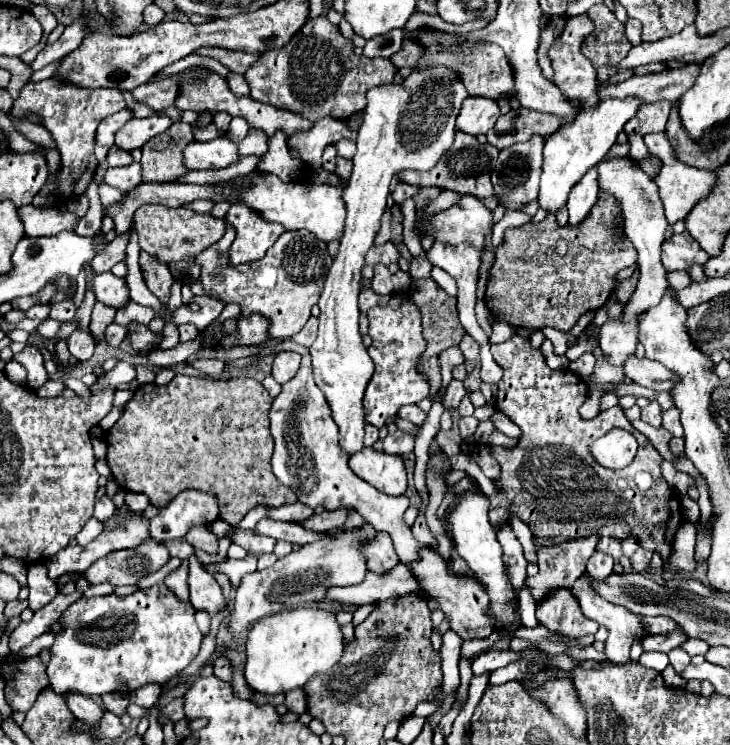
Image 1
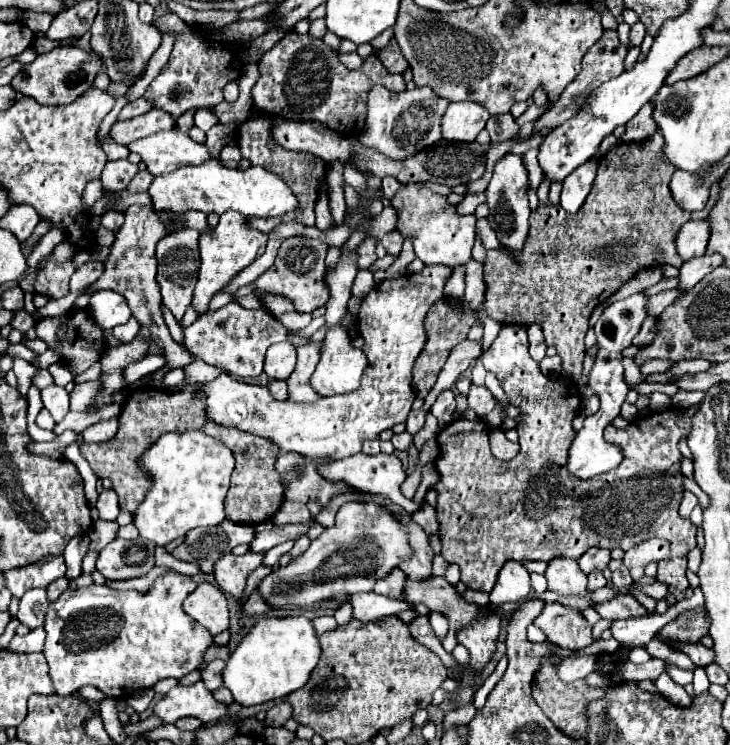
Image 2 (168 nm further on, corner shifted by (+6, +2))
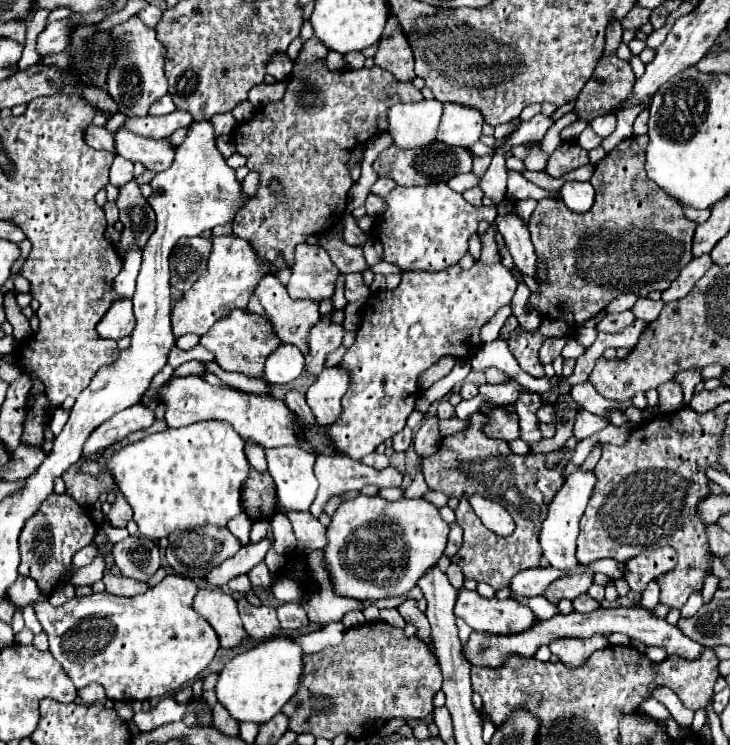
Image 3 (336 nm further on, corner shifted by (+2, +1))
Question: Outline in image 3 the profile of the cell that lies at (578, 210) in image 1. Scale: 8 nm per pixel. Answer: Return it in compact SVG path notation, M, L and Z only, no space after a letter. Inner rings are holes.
M566 181L560 189L560 195L568 209L574 213L586 213L594 203L594 187L590 185L590 181Z

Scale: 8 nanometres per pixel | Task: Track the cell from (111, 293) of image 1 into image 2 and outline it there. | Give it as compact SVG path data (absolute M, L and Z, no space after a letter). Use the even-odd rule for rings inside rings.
M112 290L94 292L90 296L88 310L102 330L112 330L114 326L126 324L132 316L132 310L128 308L126 298Z

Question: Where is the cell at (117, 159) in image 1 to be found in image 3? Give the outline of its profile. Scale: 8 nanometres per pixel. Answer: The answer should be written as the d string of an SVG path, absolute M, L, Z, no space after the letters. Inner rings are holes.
M90 125L86 129L86 143L94 149L104 149L104 151L110 151L116 155L116 149L114 149L114 133L108 131L106 127L96 127L96 125Z

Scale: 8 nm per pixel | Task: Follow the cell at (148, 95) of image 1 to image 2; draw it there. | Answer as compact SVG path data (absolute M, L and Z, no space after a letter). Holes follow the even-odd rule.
M164 14L152 22L162 34L176 34L172 56L164 70L154 78L154 82L146 90L146 98L154 100L156 108L170 112L174 118L182 116L188 110L214 108L224 100L222 90L228 82L238 80L242 72L242 60L238 52L230 44L222 44L212 34L204 34L192 26L188 26L176 14Z

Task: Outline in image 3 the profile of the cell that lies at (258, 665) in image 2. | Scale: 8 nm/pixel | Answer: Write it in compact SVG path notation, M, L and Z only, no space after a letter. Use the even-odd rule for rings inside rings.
M274 635L270 639L264 639L262 643L256 643L246 653L240 653L232 661L228 661L222 669L216 685L218 701L240 723L266 723L276 713L280 713L284 703L298 691L304 665L302 659L302 645L296 641L296 637Z

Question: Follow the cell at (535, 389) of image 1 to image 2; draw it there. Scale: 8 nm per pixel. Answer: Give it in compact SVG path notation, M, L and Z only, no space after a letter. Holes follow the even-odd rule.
M508 324L502 326L498 338L492 342L488 350L482 352L482 362L488 372L492 372L500 386L504 388L510 402L522 408L522 416L518 420L520 434L520 454L508 462L502 462L492 456L488 444L488 430L484 420L454 420L438 434L440 456L434 466L438 470L438 482L430 488L438 494L438 522L442 530L442 556L450 564L458 564L462 572L462 582L472 590L490 592L496 584L498 572L508 560L530 562L542 560L550 562L554 556L566 556L578 560L588 548L622 548L634 546L634 530L638 530L644 538L666 538L670 540L672 558L666 562L658 562L658 582L666 582L666 586L676 588L680 592L688 590L686 580L686 556L696 546L696 526L690 520L680 518L678 506L684 494L680 462L682 454L678 450L680 438L688 438L692 426L692 416L698 408L668 408L662 412L652 412L650 416L642 416L640 422L630 422L628 428L618 430L612 424L606 426L604 436L610 444L622 448L624 460L620 462L620 472L606 472L596 476L594 480L570 480L566 476L566 460L568 448L574 440L572 420L580 410L580 394L572 380L566 376L548 378L542 376L538 362L528 354L528 334L524 326ZM554 494L554 496L552 496ZM556 526L556 532L550 530Z

